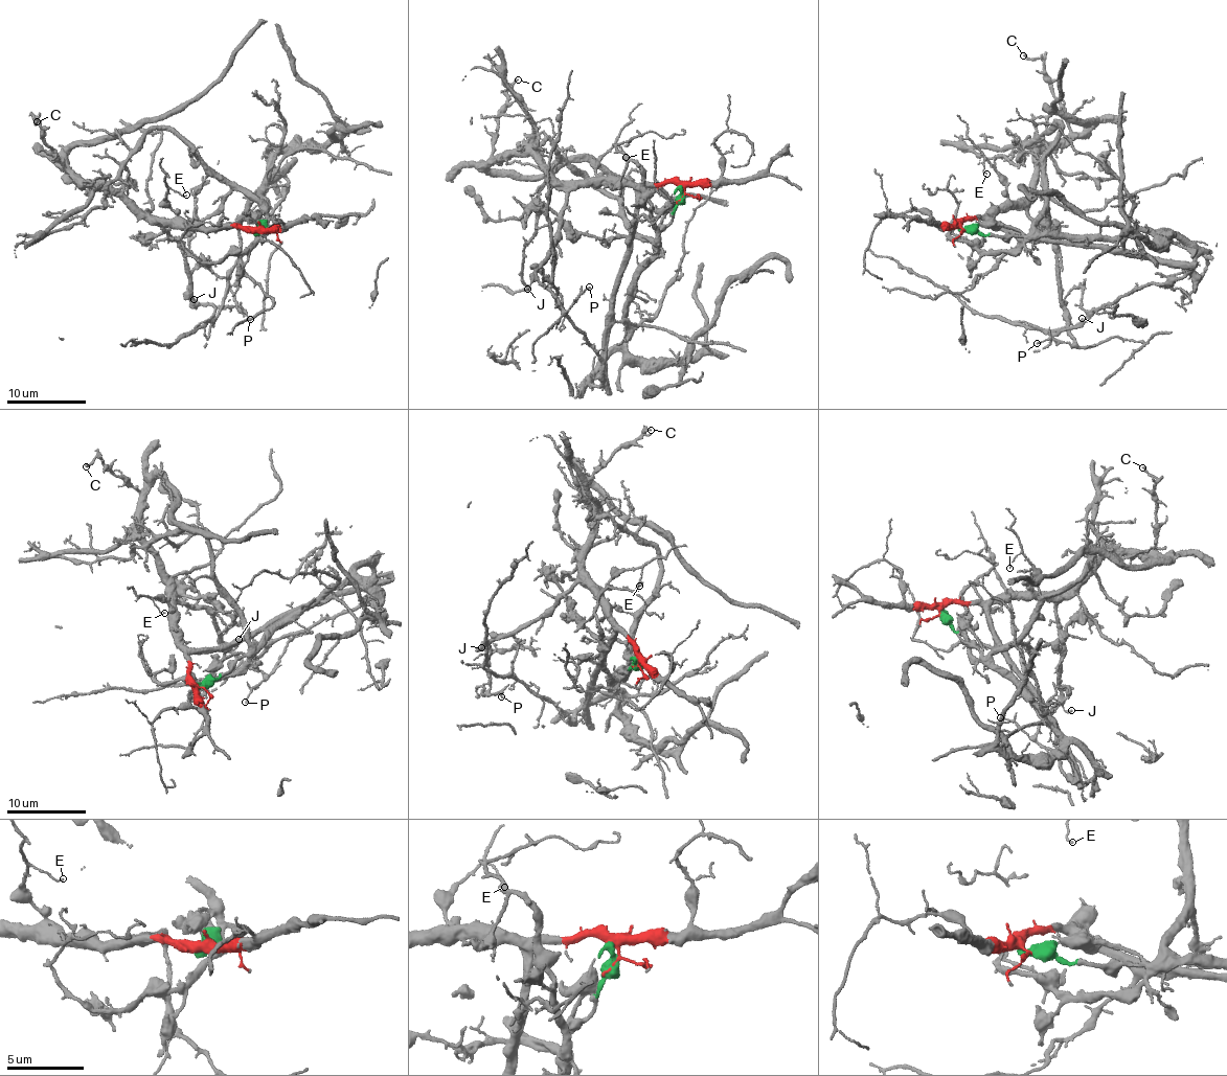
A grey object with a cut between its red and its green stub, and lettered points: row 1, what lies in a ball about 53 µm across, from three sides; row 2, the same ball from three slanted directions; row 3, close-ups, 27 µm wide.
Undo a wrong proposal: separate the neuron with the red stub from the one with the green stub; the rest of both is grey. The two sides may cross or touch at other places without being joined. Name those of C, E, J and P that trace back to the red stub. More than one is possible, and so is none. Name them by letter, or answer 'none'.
C, E, J, P

